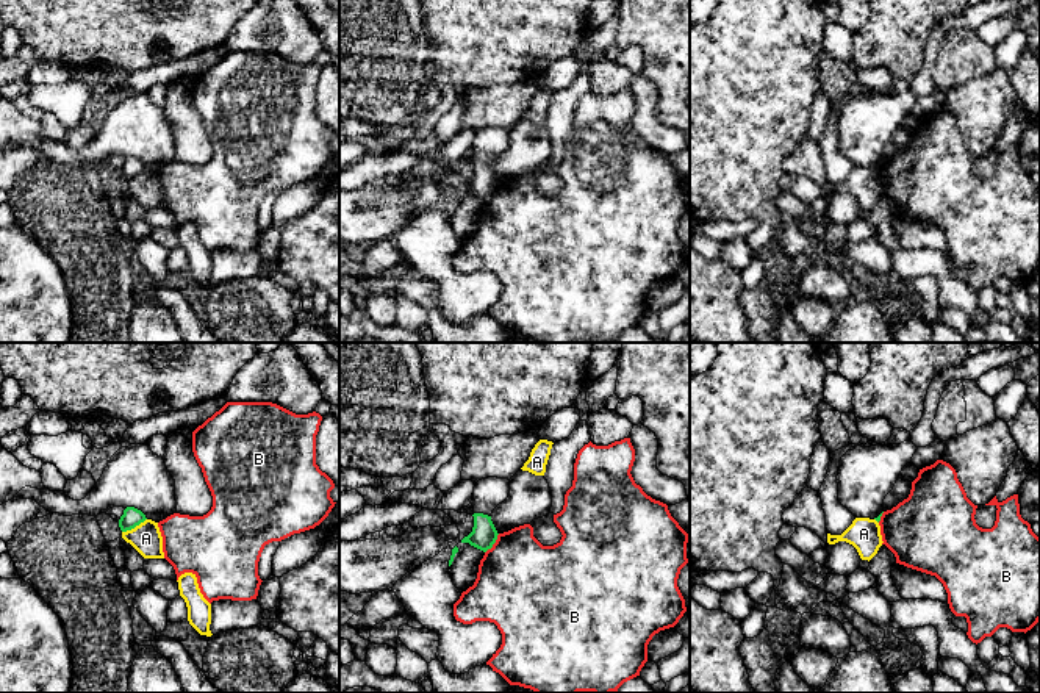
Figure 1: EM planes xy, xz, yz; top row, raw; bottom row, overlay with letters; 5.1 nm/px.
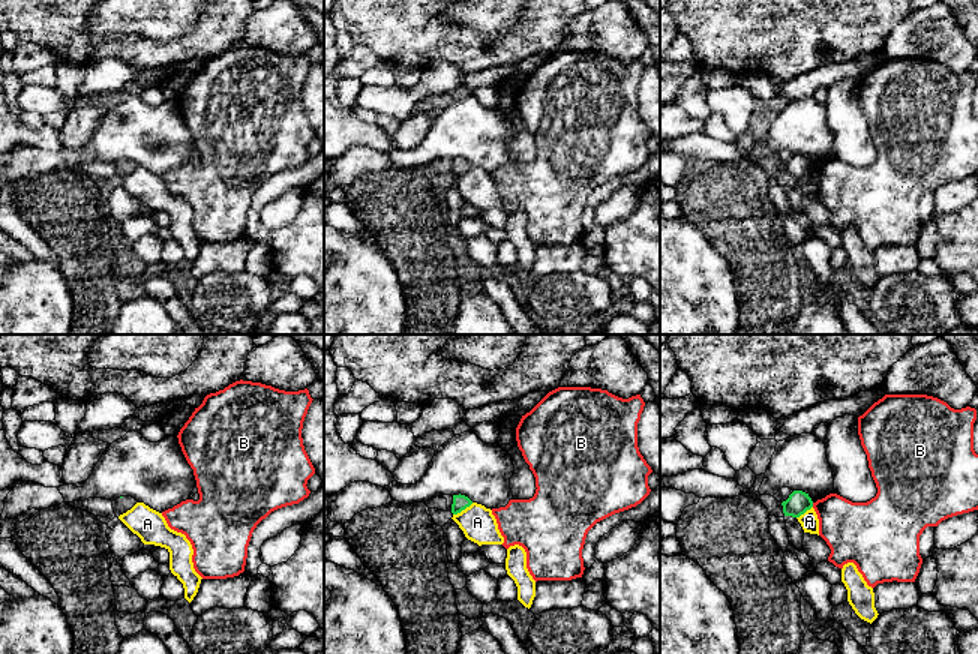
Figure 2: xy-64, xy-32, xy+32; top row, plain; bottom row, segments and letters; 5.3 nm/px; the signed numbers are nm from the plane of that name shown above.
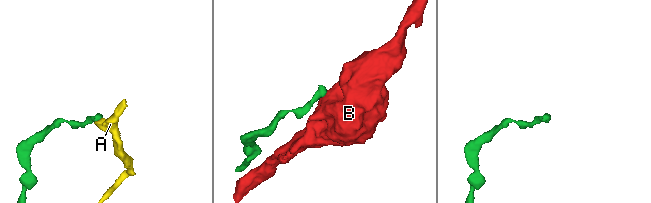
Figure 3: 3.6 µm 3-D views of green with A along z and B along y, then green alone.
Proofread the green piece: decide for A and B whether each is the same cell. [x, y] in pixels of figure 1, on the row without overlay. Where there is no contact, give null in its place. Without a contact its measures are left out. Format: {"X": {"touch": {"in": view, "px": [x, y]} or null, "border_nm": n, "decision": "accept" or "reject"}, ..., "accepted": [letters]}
{"A": {"touch": {"in": "xy", "px": [133, 177]}, "border_nm": 150, "decision": "reject"}, "B": {"touch": {"in": "xz", "px": [494, 191]}, "border_nm": 130, "decision": "reject"}, "accepted": []}

